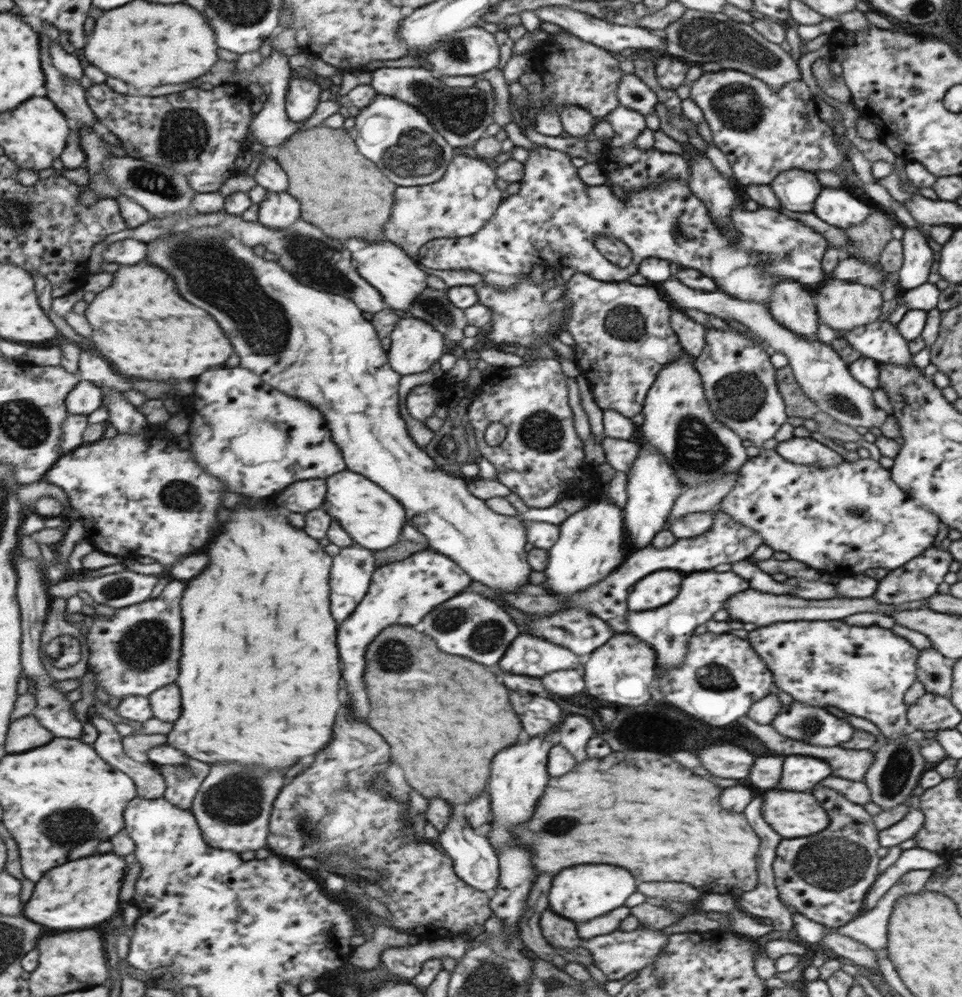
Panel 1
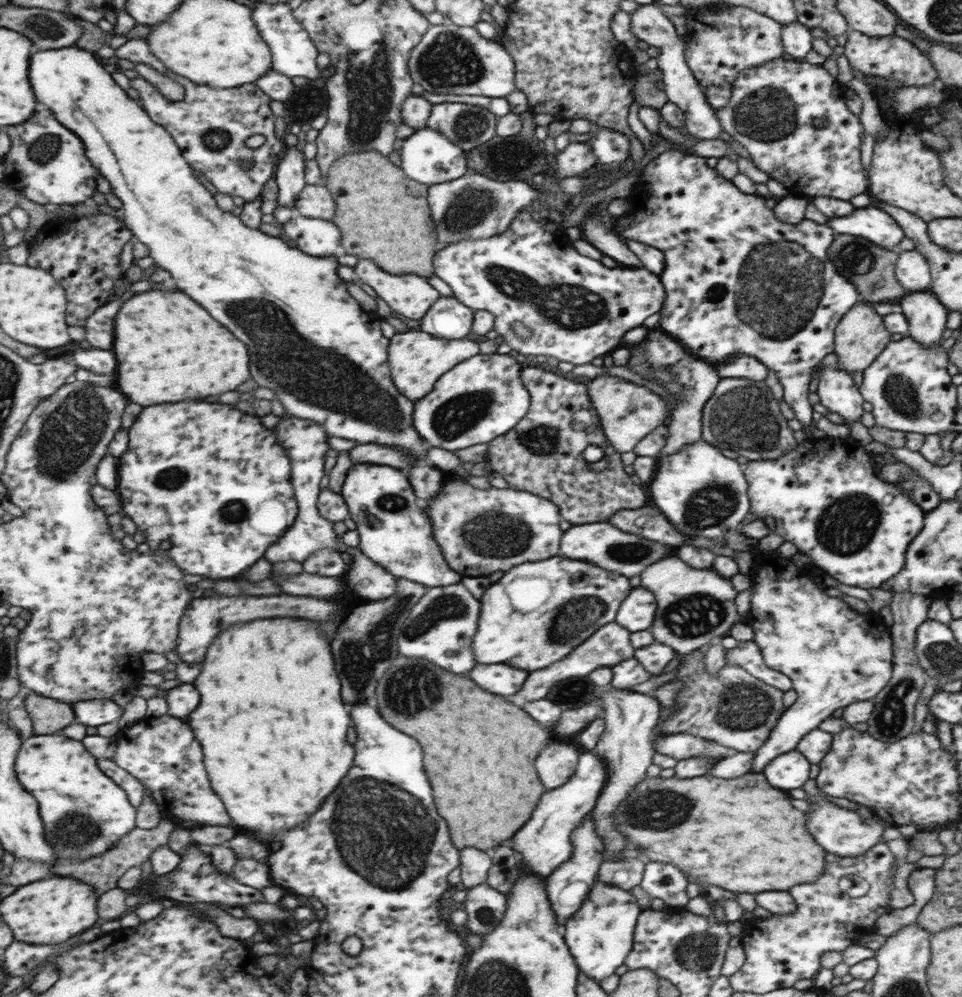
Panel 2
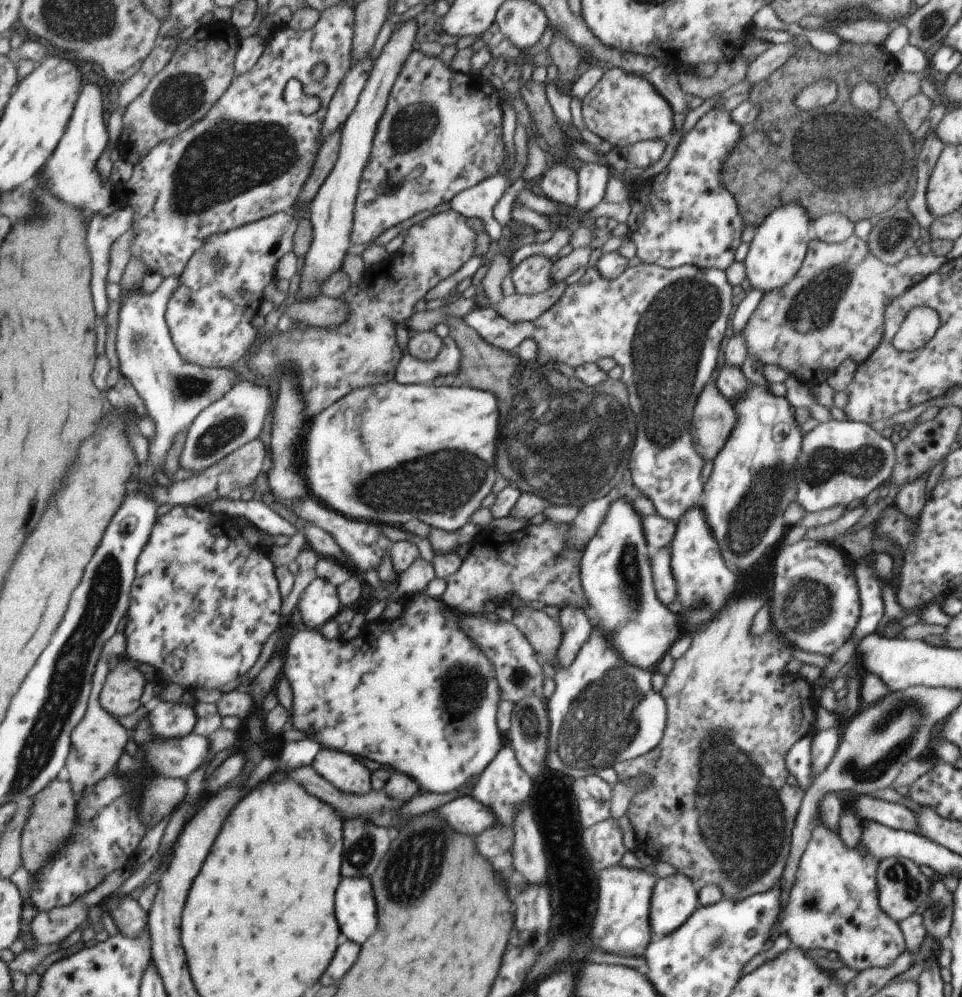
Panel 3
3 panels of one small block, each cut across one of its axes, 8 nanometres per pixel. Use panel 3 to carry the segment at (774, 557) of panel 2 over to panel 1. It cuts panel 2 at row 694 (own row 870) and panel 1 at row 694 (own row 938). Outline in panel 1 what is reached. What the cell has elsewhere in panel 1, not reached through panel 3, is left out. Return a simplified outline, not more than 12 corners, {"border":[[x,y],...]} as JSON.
{"border":[[775,622],[780,691],[903,736],[919,651],[892,629]]}

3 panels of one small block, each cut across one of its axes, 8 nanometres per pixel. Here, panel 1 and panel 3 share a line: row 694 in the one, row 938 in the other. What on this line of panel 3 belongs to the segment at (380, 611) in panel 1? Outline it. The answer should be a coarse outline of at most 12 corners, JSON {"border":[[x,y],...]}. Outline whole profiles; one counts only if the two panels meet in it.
{"border":[[346,878],[338,916],[352,942],[378,926],[368,878]]}

